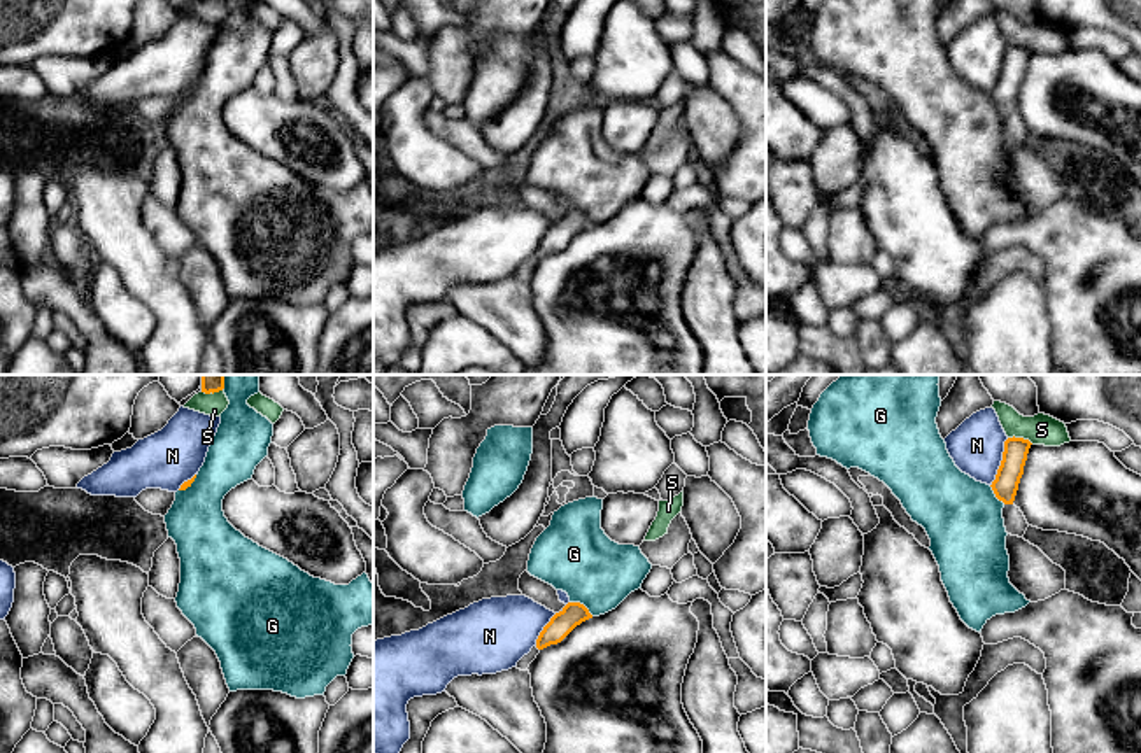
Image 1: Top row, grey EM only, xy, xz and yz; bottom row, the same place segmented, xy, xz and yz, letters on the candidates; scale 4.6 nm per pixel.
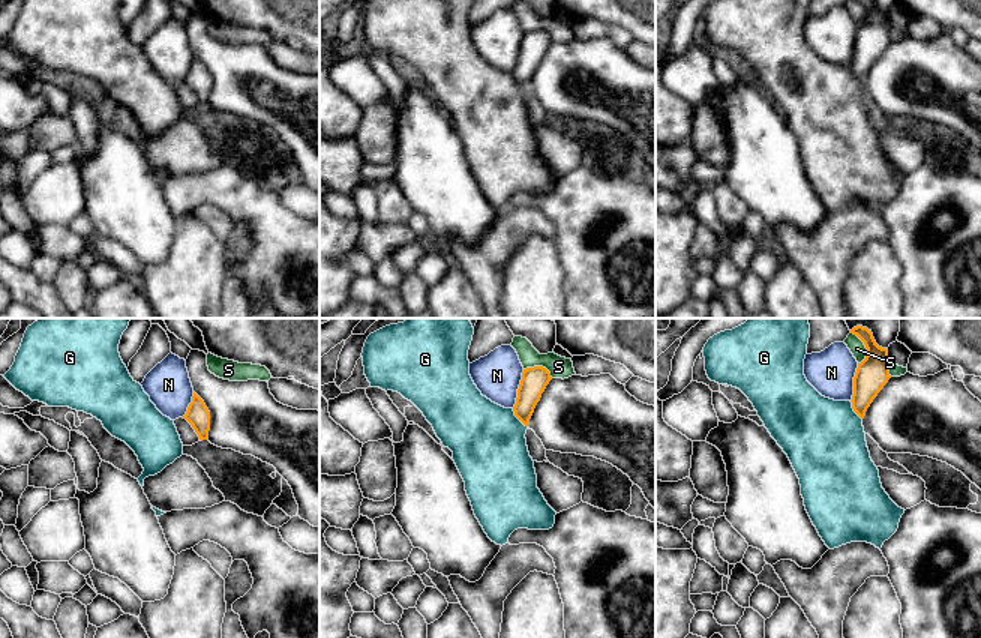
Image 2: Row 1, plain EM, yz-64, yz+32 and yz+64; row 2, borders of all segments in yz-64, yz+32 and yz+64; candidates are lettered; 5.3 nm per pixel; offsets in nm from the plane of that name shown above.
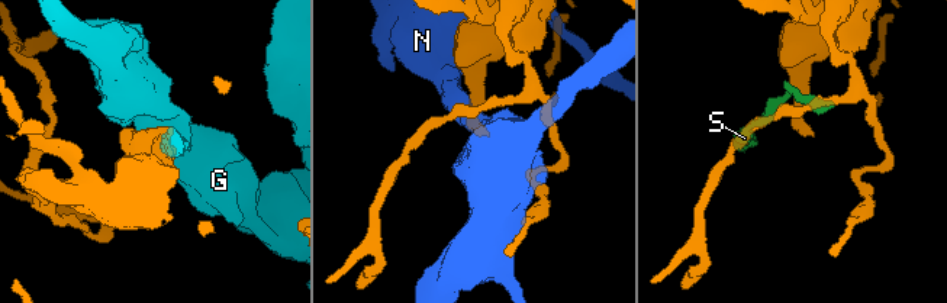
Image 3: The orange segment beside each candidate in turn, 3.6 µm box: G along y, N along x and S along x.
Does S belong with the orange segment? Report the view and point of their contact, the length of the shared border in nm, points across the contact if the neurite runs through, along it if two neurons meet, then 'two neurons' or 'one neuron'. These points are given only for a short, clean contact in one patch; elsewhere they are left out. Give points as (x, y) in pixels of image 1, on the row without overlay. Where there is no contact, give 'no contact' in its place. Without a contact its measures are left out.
yz (1020, 46) | 120 nm | along yz (1008, 44), (1022, 44), (1033, 51) | two neurons

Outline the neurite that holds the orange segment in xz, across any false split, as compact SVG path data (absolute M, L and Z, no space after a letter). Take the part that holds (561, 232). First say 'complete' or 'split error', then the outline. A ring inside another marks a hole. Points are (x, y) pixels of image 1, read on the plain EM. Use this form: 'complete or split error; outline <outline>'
split error; outline M568 210L559 221L556 221L550 229L540 240L536 252L531 256L528 263L524 263L517 270L517 277L528 278L529 271L536 266L536 263L550 254L561 250L577 233L592 226L589 217L580 210Z

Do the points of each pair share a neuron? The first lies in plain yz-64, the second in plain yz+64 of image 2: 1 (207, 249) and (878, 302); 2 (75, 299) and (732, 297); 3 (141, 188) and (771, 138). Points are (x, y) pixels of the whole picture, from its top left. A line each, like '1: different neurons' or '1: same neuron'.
1: same neuron
2: different neurons
3: same neuron

